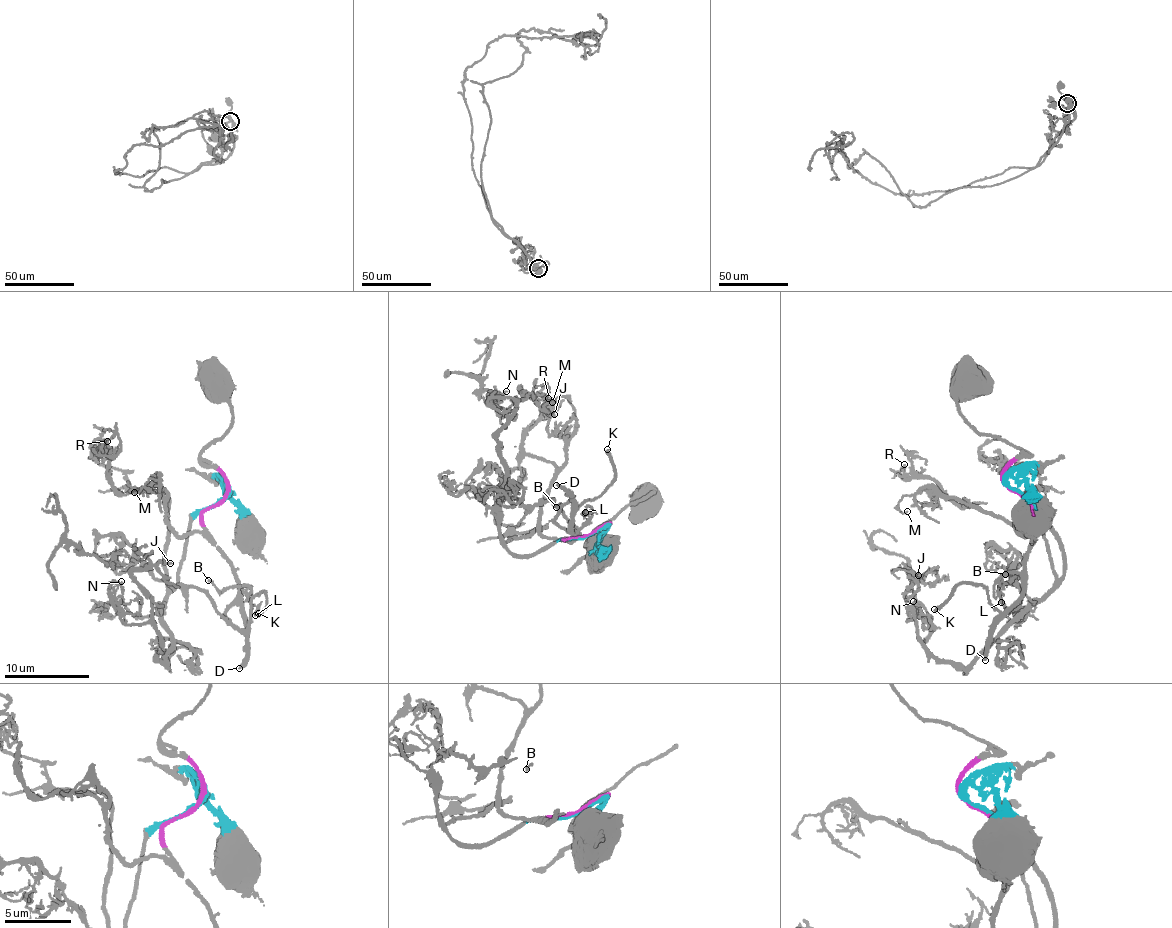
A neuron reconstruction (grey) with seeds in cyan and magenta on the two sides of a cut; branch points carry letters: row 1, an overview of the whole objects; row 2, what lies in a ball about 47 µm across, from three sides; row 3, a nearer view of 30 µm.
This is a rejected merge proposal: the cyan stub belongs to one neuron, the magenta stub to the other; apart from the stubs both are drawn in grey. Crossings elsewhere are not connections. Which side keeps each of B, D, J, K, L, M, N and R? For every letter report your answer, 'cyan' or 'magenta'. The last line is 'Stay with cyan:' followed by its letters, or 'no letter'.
B: magenta
D: magenta
J: cyan
K: magenta
L: magenta
M: magenta
N: cyan
R: magenta
Stay with cyan: J, N

